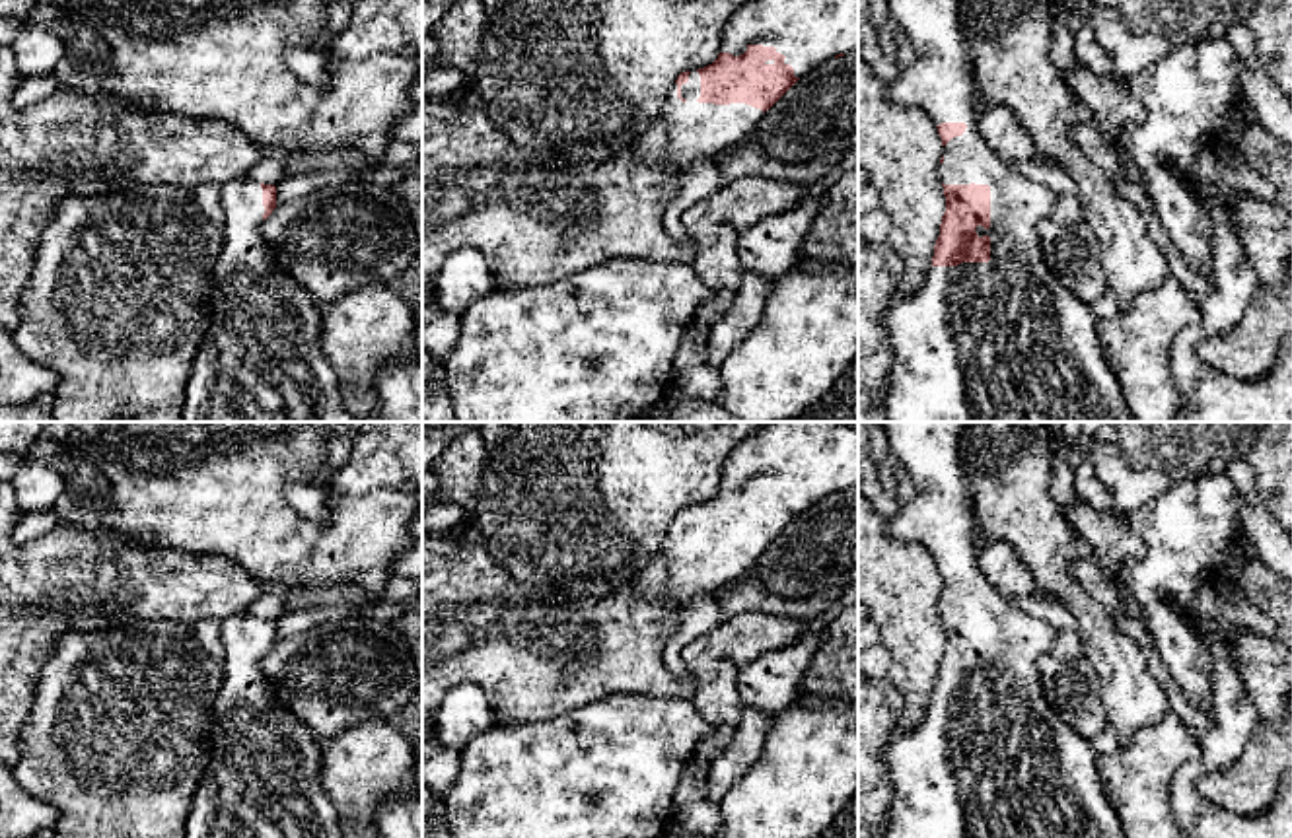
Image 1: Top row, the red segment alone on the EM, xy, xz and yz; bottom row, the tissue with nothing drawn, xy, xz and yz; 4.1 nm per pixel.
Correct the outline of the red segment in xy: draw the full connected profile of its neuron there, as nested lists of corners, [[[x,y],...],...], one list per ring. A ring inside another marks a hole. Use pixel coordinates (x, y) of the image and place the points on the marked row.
[[[247,177],[222,185],[224,245],[212,272],[210,323],[185,385],[183,422],[364,422],[342,402],[337,377],[321,346],[315,297],[282,270],[263,241],[261,222],[276,208],[276,187]]]

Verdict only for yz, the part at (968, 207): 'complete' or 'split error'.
split error

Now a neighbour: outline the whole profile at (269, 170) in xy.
[[[263,156],[253,167],[247,169],[247,179],[265,185],[276,187],[284,177],[286,169],[278,156]]]

